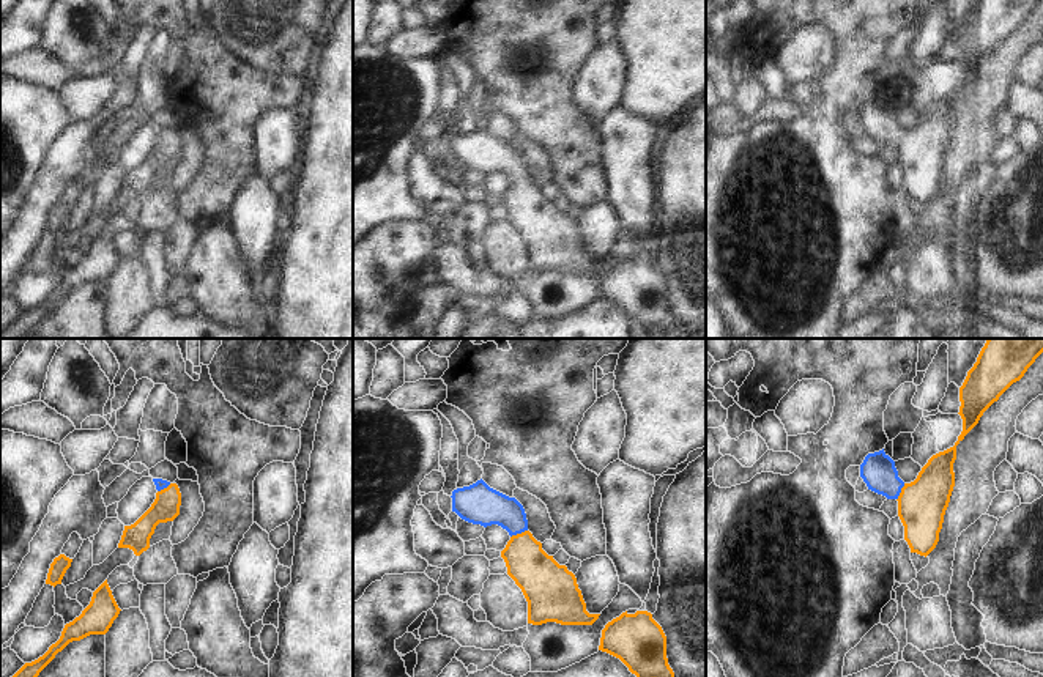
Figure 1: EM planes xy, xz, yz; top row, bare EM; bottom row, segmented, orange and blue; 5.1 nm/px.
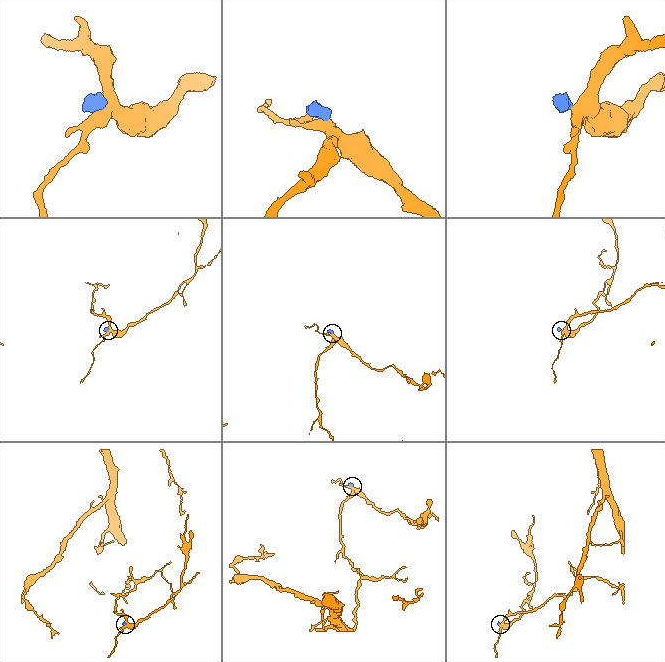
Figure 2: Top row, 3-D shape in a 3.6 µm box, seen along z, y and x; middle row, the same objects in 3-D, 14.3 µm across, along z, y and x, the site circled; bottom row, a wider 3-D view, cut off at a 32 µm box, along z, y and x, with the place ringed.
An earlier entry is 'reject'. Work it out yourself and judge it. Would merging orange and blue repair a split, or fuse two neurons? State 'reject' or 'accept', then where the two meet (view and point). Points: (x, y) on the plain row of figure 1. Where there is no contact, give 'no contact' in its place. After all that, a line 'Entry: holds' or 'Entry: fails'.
accept | xz (519, 181)
Entry: fails

